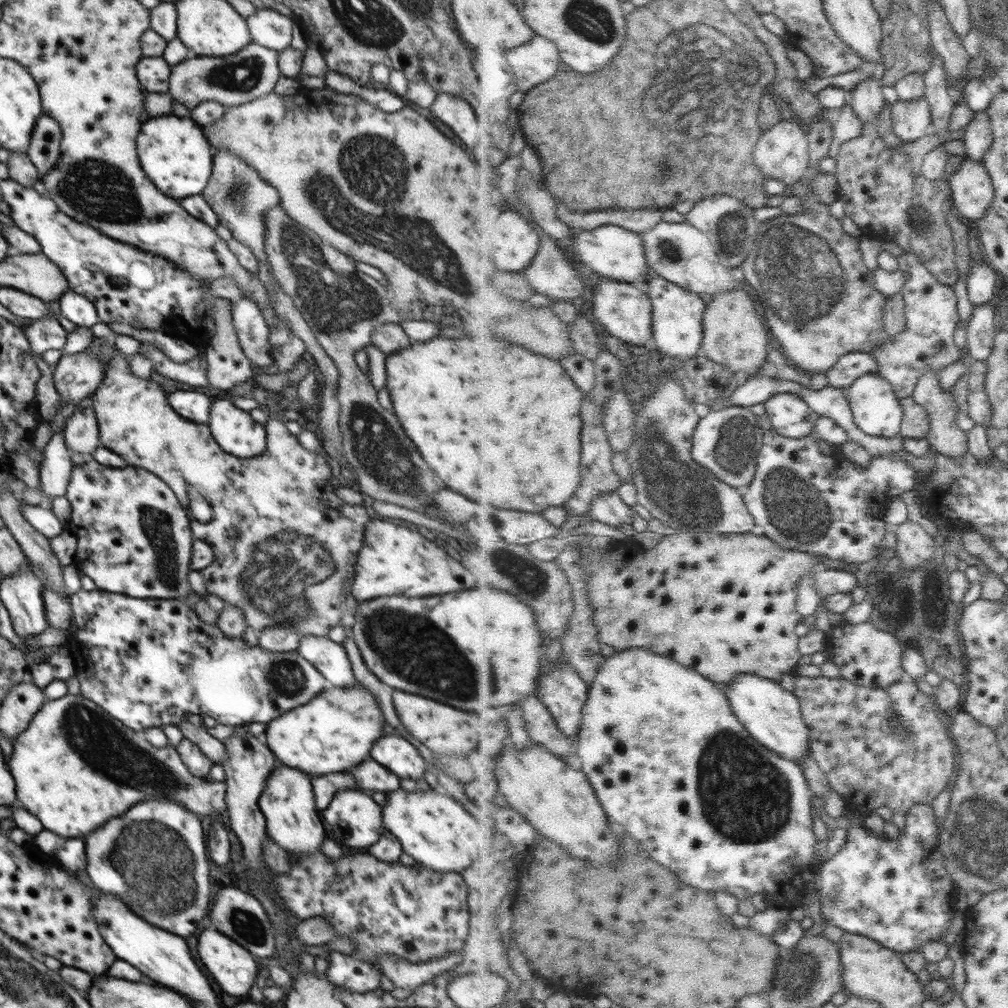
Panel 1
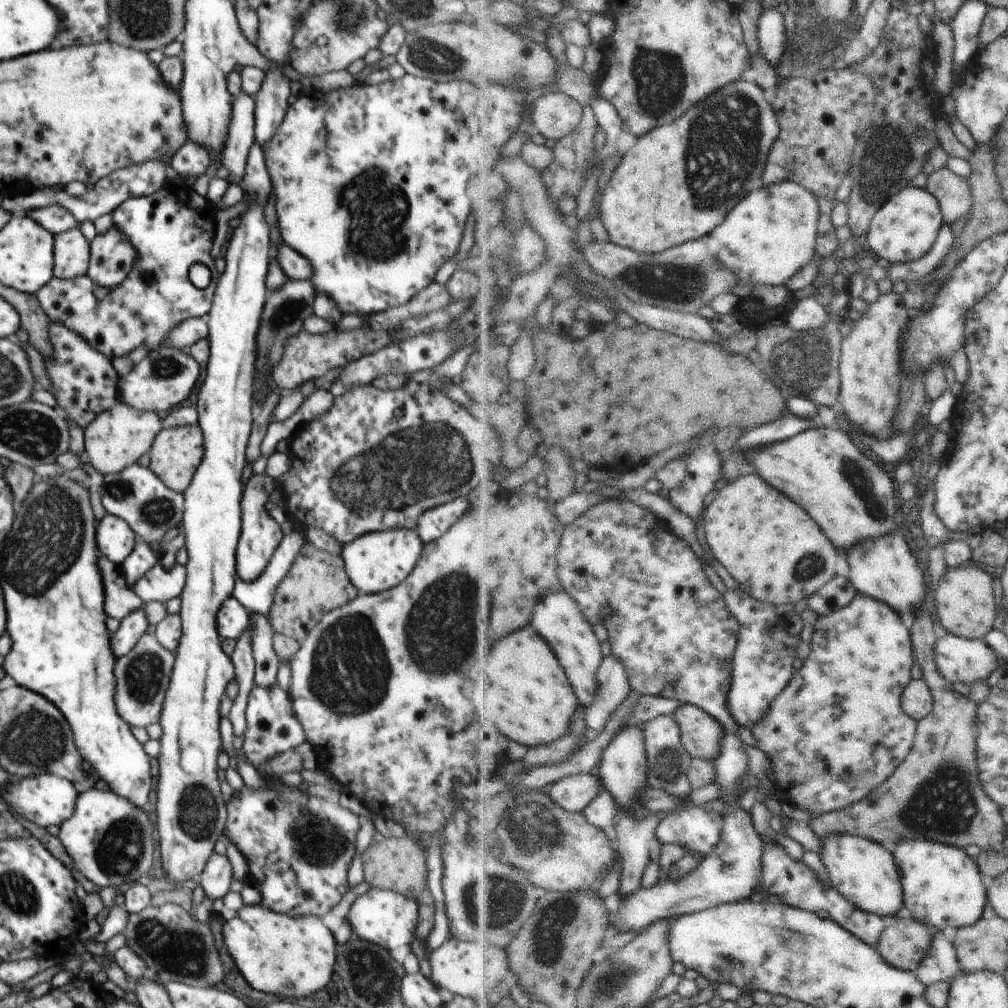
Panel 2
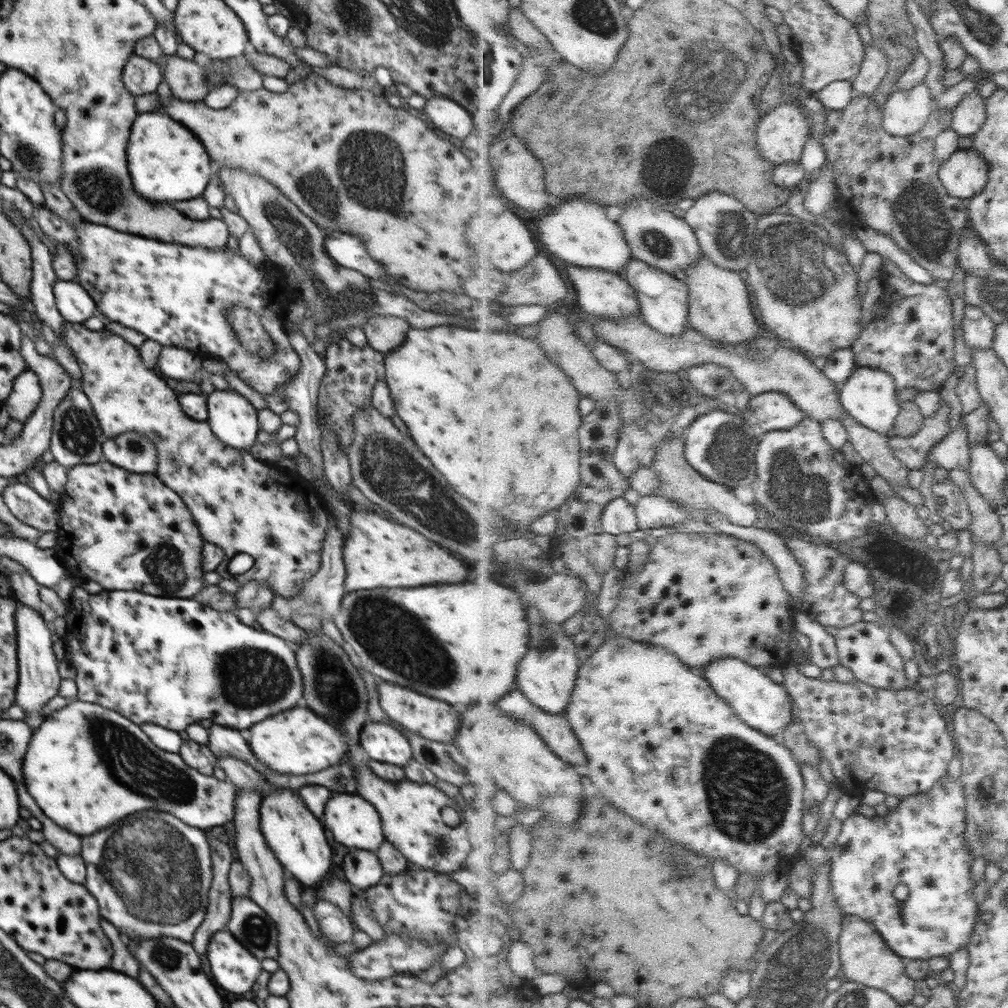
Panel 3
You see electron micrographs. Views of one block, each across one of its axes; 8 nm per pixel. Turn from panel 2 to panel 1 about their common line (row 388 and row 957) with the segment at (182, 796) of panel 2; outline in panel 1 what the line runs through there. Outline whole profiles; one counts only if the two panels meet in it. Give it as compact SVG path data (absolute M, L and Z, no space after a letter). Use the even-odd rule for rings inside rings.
M203 927L197 934L200 938L194 940L192 948L198 952L198 962L204 962L206 974L212 974L212 978L216 978L220 988L232 996L248 994L248 990L252 988L252 984L258 976L258 964L256 964L258 959L217 930Z

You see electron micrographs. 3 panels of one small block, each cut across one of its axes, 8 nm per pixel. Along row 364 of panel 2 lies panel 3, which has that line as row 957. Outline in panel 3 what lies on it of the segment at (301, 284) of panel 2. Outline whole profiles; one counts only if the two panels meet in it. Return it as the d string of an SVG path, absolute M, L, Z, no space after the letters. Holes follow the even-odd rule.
M248 895L231 899L231 915L225 929L230 931L236 940L256 959L278 958L279 934L277 924Z

